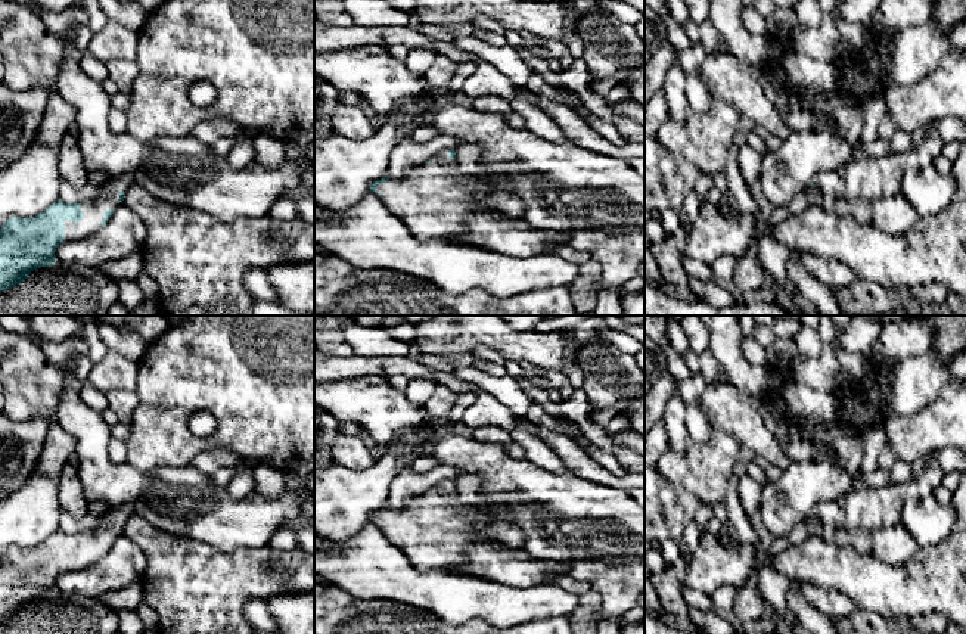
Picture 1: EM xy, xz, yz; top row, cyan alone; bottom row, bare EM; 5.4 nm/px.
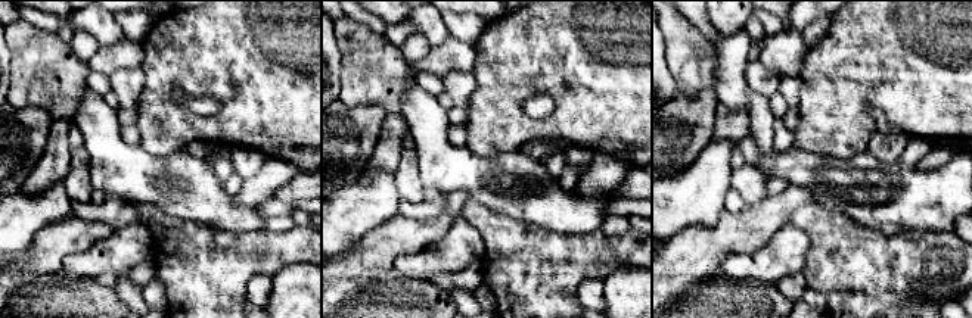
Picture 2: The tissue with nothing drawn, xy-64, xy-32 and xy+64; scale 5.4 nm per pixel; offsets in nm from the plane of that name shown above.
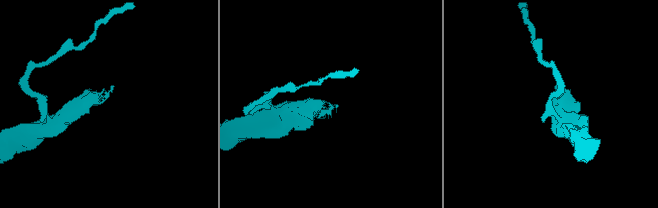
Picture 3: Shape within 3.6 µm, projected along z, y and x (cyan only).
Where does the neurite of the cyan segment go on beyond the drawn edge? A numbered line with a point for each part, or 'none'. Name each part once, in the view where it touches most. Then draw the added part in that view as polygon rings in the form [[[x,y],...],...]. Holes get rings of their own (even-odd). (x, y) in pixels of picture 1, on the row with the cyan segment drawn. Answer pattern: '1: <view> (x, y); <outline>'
1: xy (109, 199); [[[133,175],[112,177],[103,183],[102,195],[91,203],[81,203],[84,218],[78,223],[65,220],[65,240],[80,240],[93,234],[100,223],[105,220],[103,212],[115,209],[119,202],[119,192],[125,190],[134,183]]]

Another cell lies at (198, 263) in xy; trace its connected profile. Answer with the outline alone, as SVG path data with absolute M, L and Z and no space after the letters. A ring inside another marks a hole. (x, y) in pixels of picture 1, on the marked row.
M133 183L122 201L146 227L140 251L143 271L158 285L156 301L164 316L254 316L255 298L246 290L243 276L251 268L268 271L279 262L308 261L314 258L314 224L302 218L274 221L263 218L240 218L232 223L218 221L209 214L167 202L143 186Z

